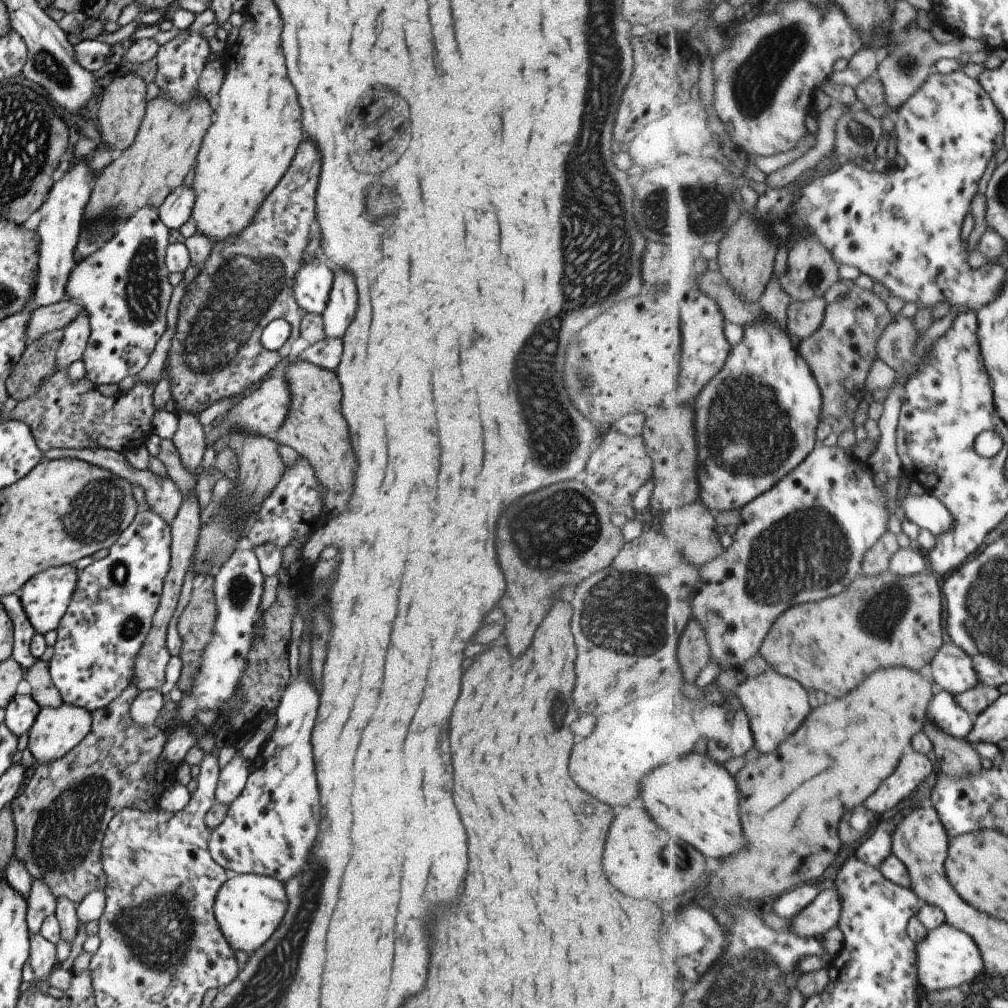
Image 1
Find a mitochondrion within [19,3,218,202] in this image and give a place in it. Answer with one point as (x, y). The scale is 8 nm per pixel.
(44, 64)

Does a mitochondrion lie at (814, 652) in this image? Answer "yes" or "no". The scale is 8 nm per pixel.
no

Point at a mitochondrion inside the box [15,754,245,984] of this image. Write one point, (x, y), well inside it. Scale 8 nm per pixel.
(64, 830)

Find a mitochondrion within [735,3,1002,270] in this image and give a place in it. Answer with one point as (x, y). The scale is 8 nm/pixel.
(905, 66)

